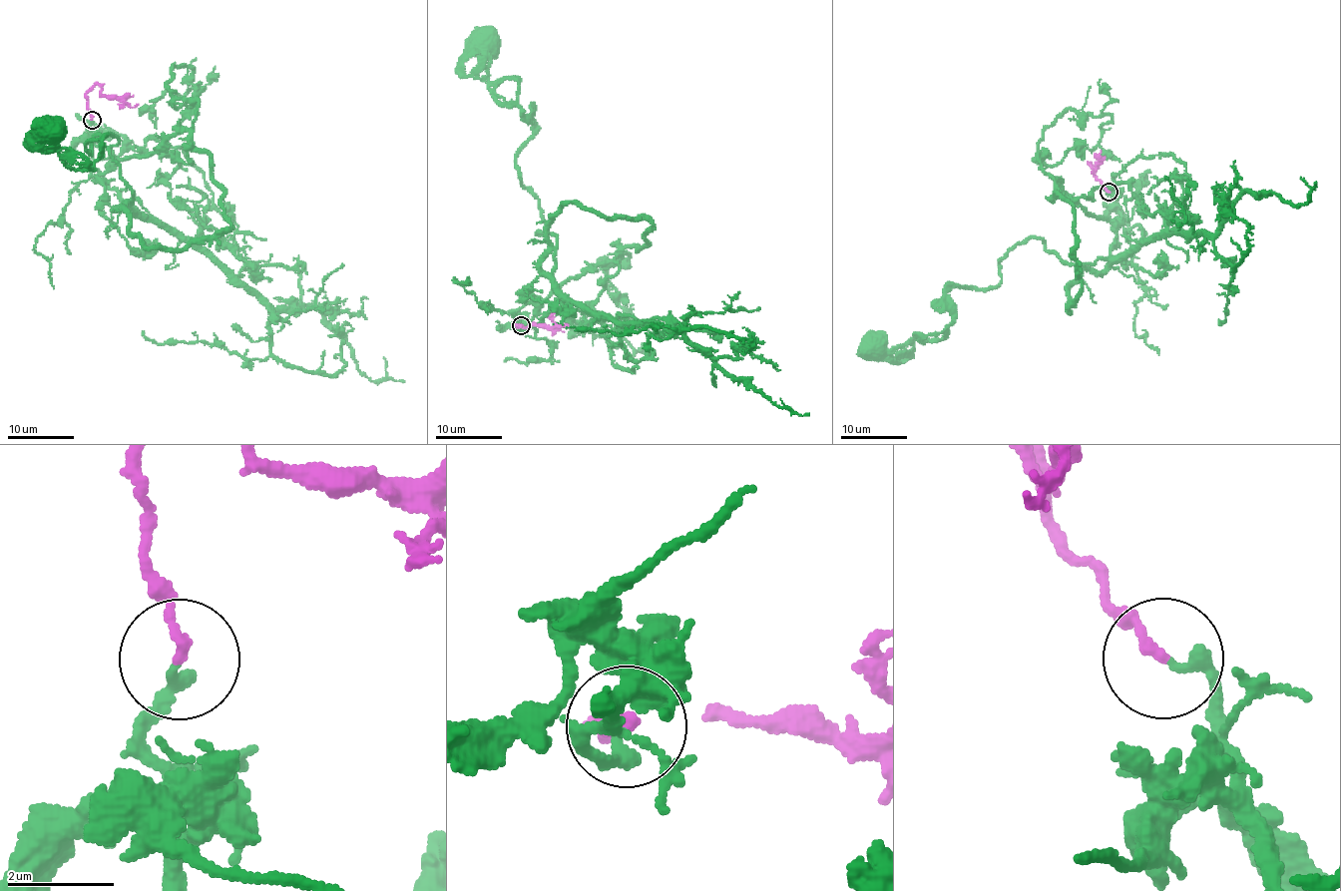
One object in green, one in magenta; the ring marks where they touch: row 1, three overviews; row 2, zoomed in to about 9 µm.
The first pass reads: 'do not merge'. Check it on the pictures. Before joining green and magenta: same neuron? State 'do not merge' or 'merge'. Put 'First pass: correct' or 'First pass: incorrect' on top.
First pass: incorrect
merge

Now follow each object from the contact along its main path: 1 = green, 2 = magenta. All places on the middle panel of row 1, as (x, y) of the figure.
1: (521, 327), (561, 309), (558, 237), (537, 234), (540, 203), (518, 173), (531, 114), (489, 87), (478, 45)
2: (521, 325), (568, 324)

